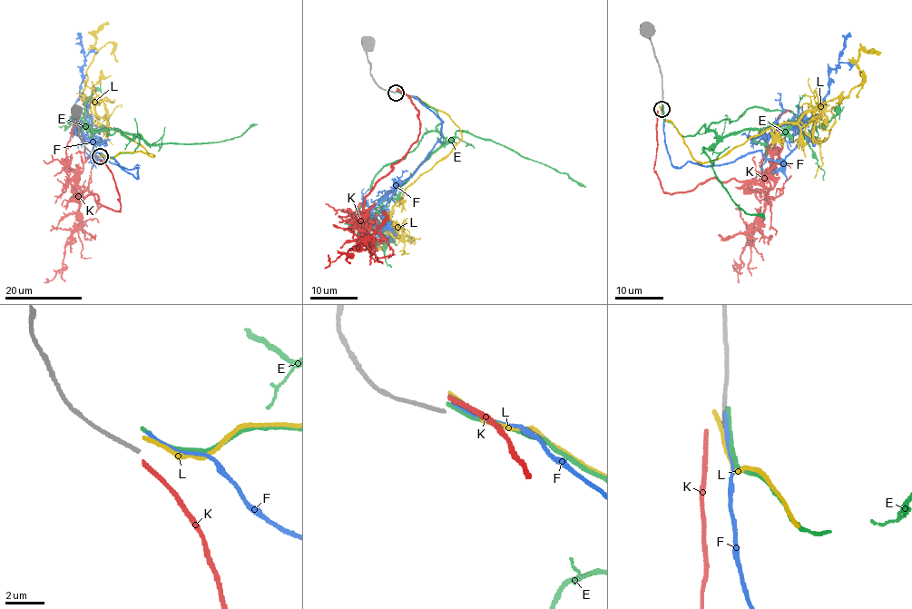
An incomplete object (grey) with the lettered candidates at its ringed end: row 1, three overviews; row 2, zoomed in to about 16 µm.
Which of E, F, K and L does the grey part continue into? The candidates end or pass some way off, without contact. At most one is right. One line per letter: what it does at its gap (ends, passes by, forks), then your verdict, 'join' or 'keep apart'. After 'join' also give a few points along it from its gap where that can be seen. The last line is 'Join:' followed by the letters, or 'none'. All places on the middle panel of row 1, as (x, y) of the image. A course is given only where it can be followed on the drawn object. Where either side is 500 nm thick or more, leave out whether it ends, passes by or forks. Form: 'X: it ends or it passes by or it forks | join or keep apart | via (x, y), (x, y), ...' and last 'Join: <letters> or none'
E: it ends | keep apart
F: it ends | join | via (397, 91), (441, 122), (441, 136), (391, 197), (386, 226), (362, 230), (369, 238), (368, 214)
K: it ends | keep apart
L: it ends | keep apart
Join: F

